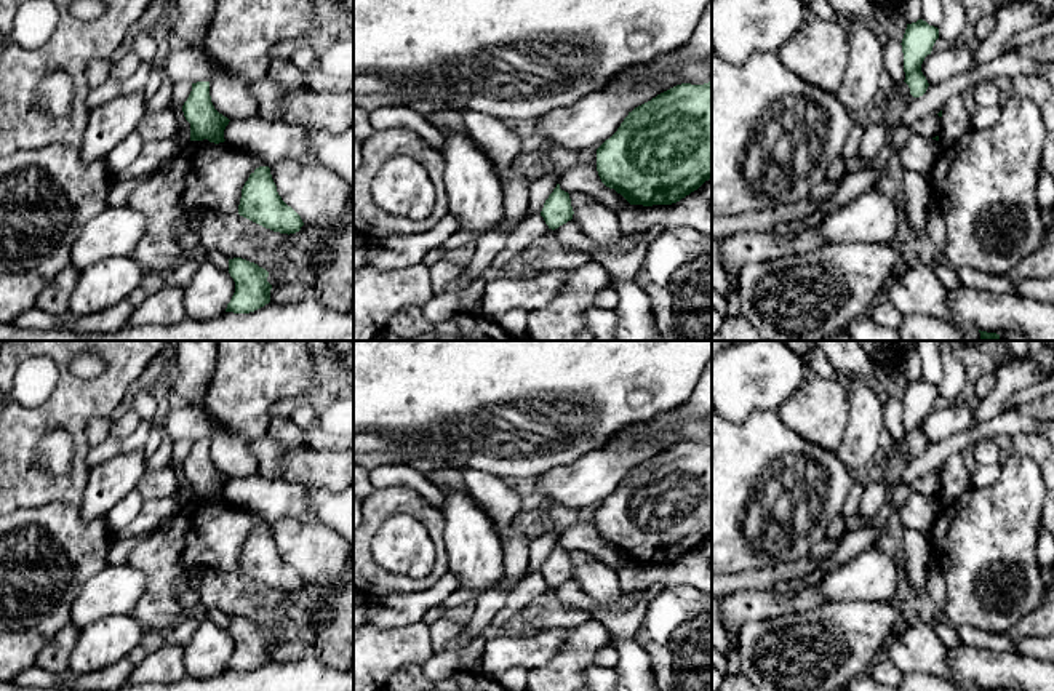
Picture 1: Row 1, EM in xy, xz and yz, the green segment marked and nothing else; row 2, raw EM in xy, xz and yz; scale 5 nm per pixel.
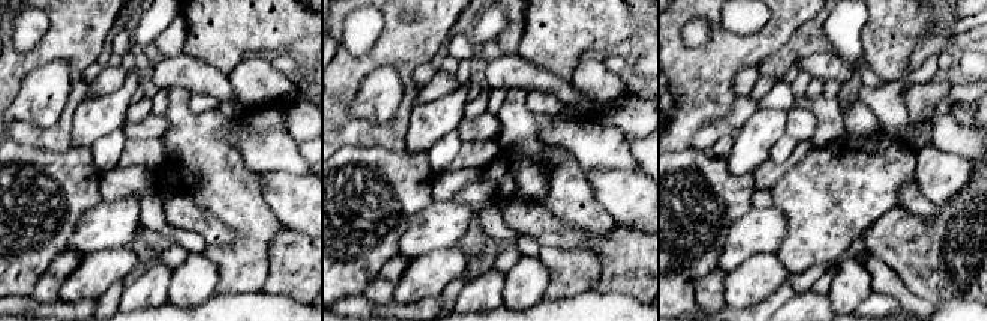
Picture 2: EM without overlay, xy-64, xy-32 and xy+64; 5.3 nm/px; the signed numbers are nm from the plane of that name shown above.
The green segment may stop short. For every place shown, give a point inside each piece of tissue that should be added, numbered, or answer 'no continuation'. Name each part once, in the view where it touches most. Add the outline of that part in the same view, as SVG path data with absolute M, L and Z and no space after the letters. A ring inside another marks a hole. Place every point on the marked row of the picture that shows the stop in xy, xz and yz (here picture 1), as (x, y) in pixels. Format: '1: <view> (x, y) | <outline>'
no continuation

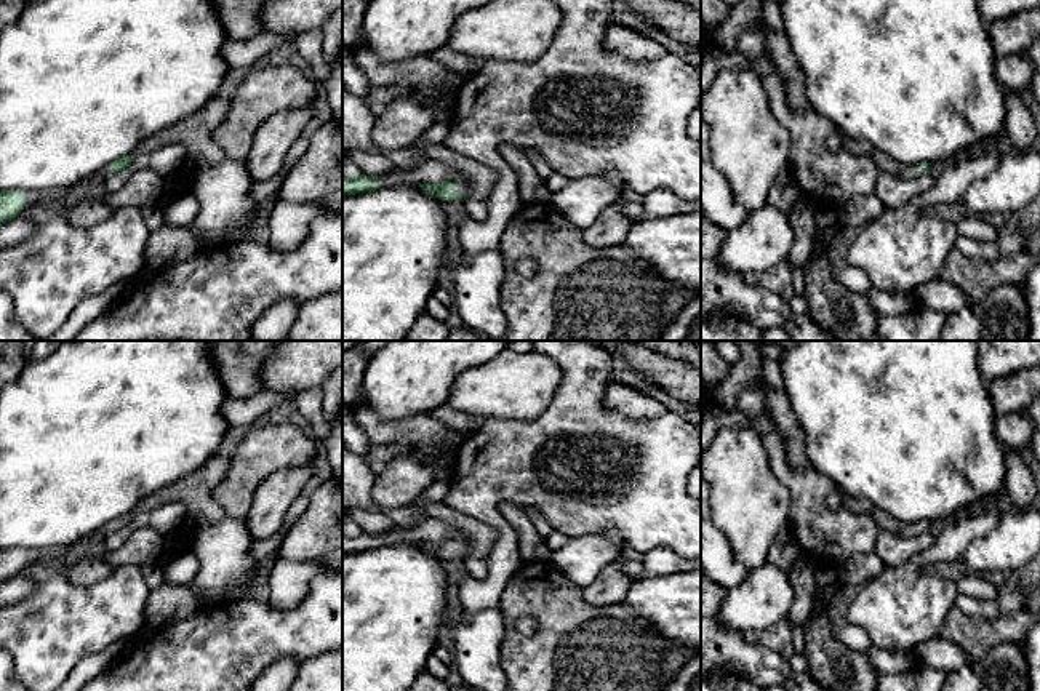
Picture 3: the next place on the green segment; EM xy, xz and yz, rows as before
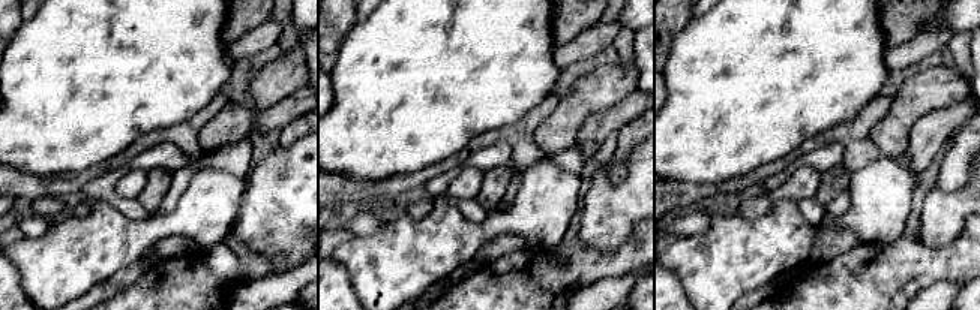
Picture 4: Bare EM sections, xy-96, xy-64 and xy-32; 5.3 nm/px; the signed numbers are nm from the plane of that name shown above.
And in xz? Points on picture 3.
1: xz (432, 171) | M427 160L408 173L398 173L398 174L392 174L392 176L379 176L378 186L379 187L397 187L402 184L421 186L424 182L427 182L430 186L438 186L446 181L458 184L454 194L464 200L464 195L467 192L464 178L461 176L459 171L446 166L445 163L442 163L438 160Z

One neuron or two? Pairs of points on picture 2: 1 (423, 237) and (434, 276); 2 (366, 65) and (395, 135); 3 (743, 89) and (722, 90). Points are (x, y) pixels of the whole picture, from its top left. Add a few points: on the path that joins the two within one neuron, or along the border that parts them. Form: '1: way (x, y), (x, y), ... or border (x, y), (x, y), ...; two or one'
1: border (455, 246), (432, 249), (411, 258); two
2: way (344, 90), (344, 116), (360, 132), (369, 134); one
3: border (756, 65), (747, 65), (735, 75), (735, 95); two

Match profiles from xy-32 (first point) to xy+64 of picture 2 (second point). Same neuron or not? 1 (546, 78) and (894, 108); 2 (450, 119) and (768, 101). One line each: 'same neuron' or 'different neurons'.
1: different neurons
2: different neurons

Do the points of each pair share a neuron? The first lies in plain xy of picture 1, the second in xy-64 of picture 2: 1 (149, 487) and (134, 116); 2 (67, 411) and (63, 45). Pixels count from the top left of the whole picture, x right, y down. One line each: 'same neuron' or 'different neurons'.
1: different neurons
2: same neuron

